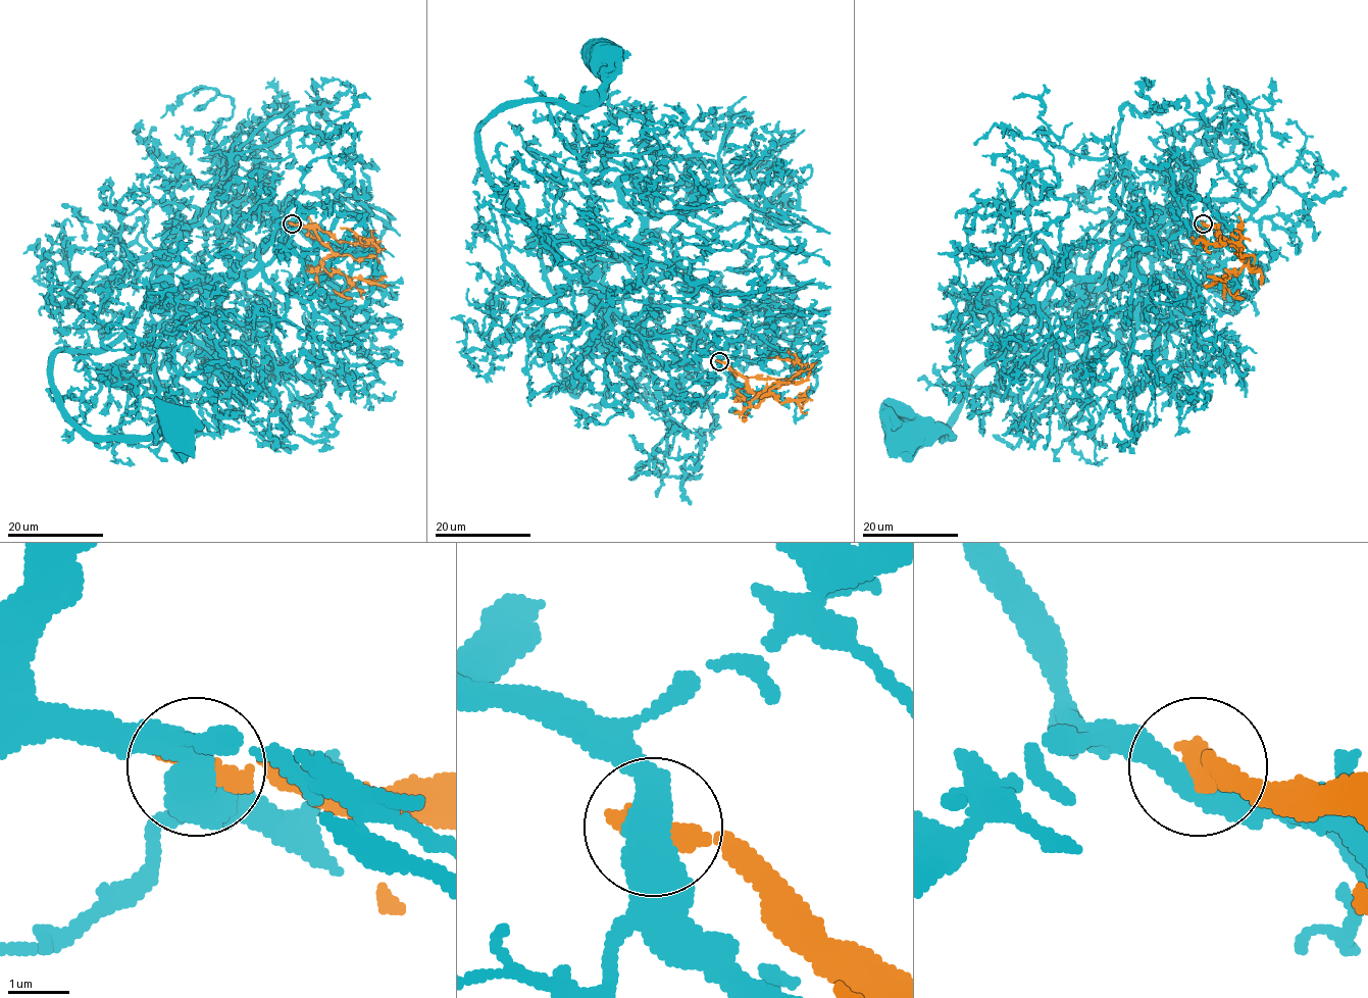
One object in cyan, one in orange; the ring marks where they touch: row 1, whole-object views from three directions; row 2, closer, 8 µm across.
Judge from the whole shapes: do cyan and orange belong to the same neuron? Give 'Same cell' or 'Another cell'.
Another cell

